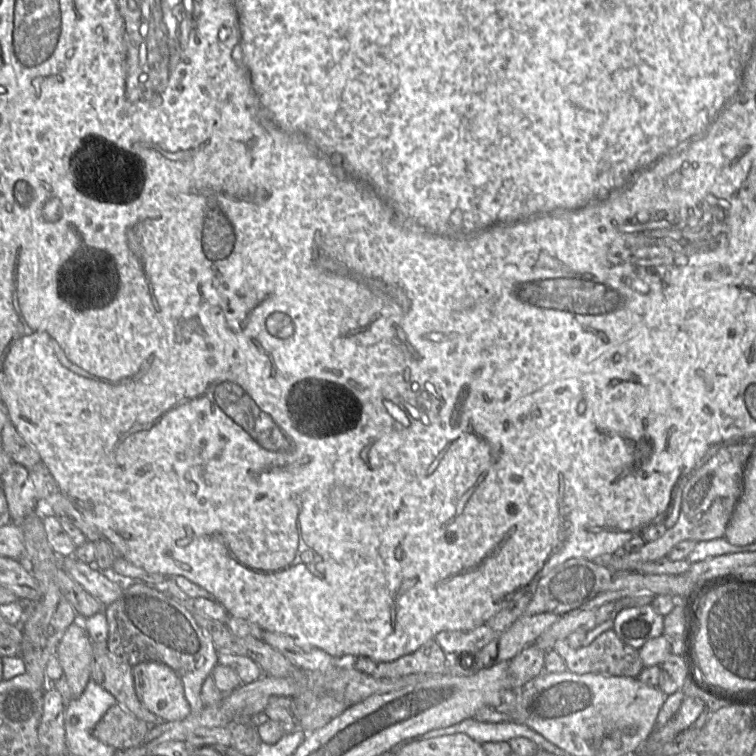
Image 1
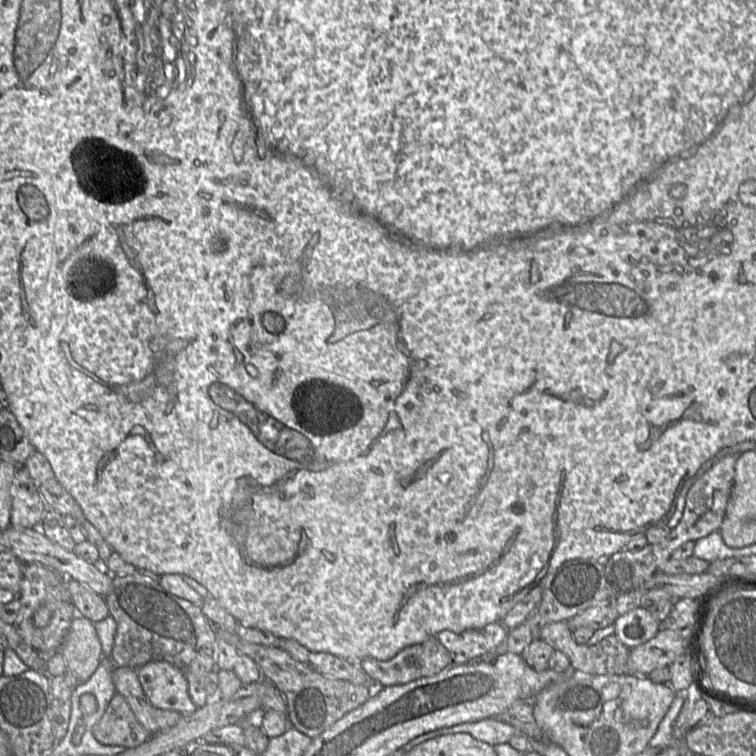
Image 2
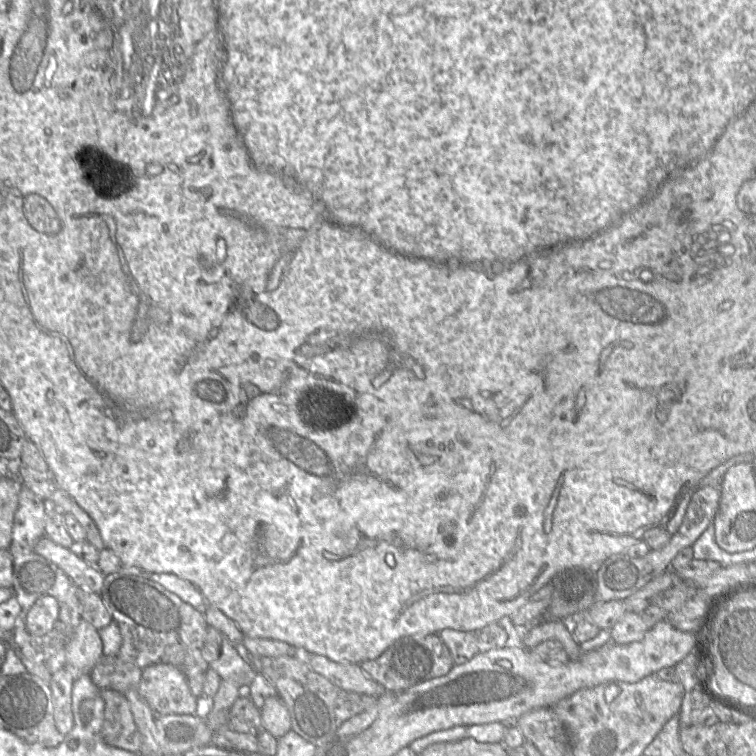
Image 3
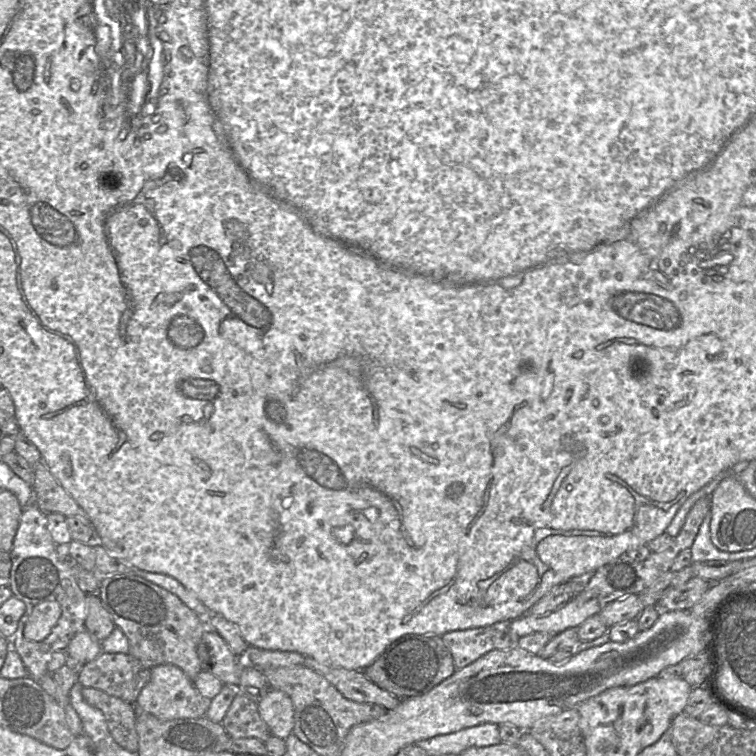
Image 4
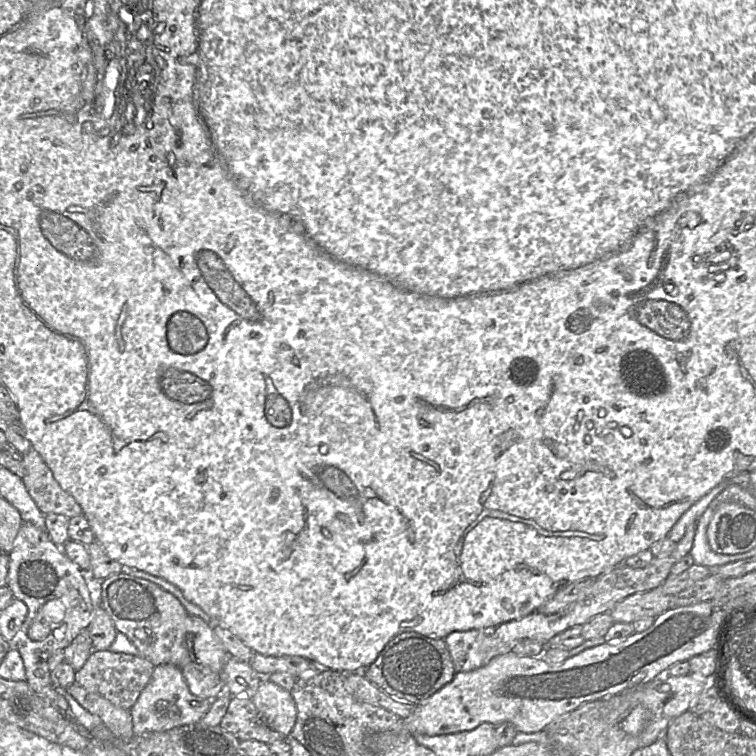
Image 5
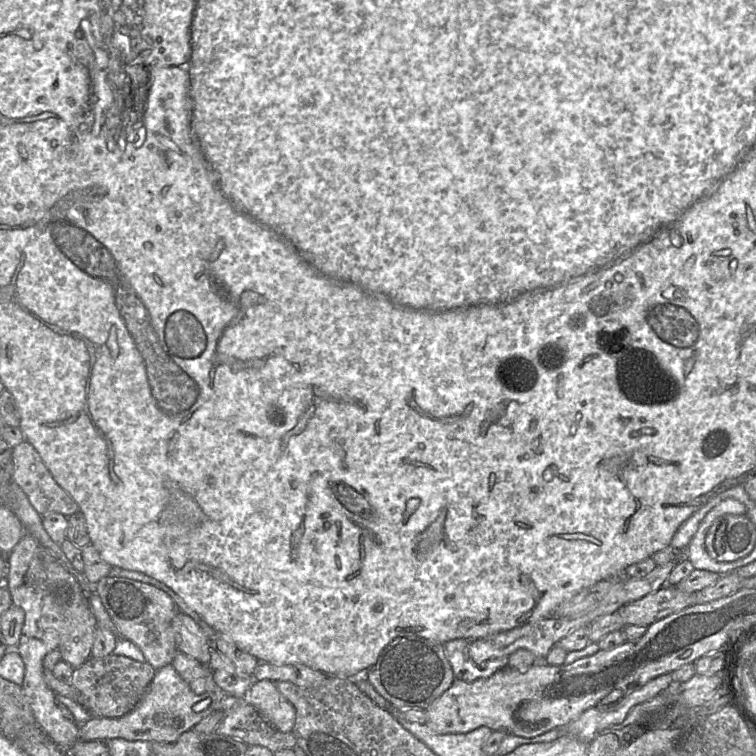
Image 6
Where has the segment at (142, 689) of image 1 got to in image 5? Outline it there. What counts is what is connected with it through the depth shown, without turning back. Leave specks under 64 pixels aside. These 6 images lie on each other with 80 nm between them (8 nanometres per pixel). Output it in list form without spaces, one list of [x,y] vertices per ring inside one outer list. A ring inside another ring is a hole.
[[[175,665],[156,666],[150,682],[129,710],[132,717],[134,737],[139,737],[148,732],[168,731],[175,727],[199,722],[209,710],[213,700],[202,699],[193,695],[183,678],[181,668]]]

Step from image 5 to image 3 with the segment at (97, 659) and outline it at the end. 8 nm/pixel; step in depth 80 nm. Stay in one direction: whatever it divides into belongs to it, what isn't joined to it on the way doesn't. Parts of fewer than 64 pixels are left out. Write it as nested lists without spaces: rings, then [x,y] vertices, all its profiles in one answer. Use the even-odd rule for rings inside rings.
[[[103,656],[88,673],[98,688],[124,694],[130,689],[138,689],[142,670],[132,663],[124,662],[117,656]]]

